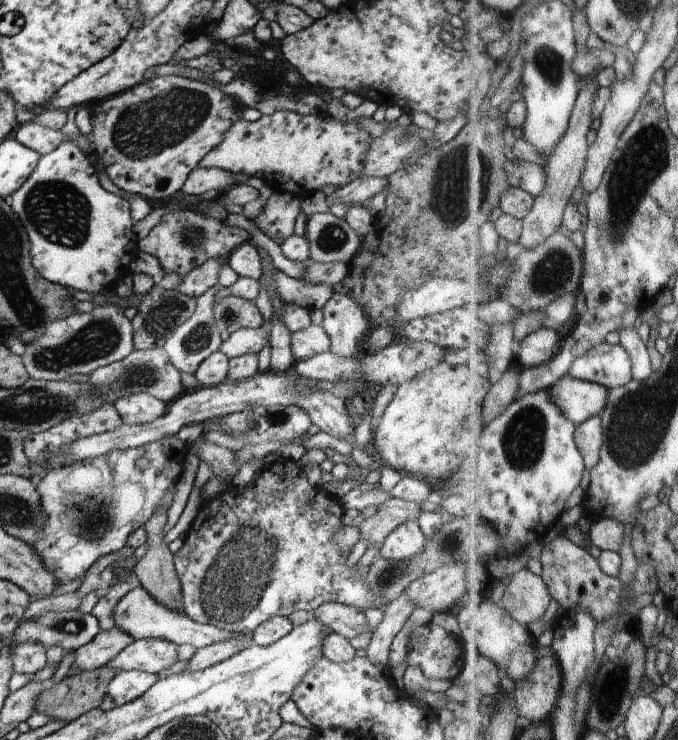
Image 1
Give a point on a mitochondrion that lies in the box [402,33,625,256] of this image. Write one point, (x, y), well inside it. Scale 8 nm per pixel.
(461, 180)

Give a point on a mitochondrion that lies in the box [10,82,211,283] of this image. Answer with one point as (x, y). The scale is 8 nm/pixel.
(56, 211)

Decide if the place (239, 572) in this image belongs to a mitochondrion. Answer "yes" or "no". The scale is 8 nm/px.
yes

